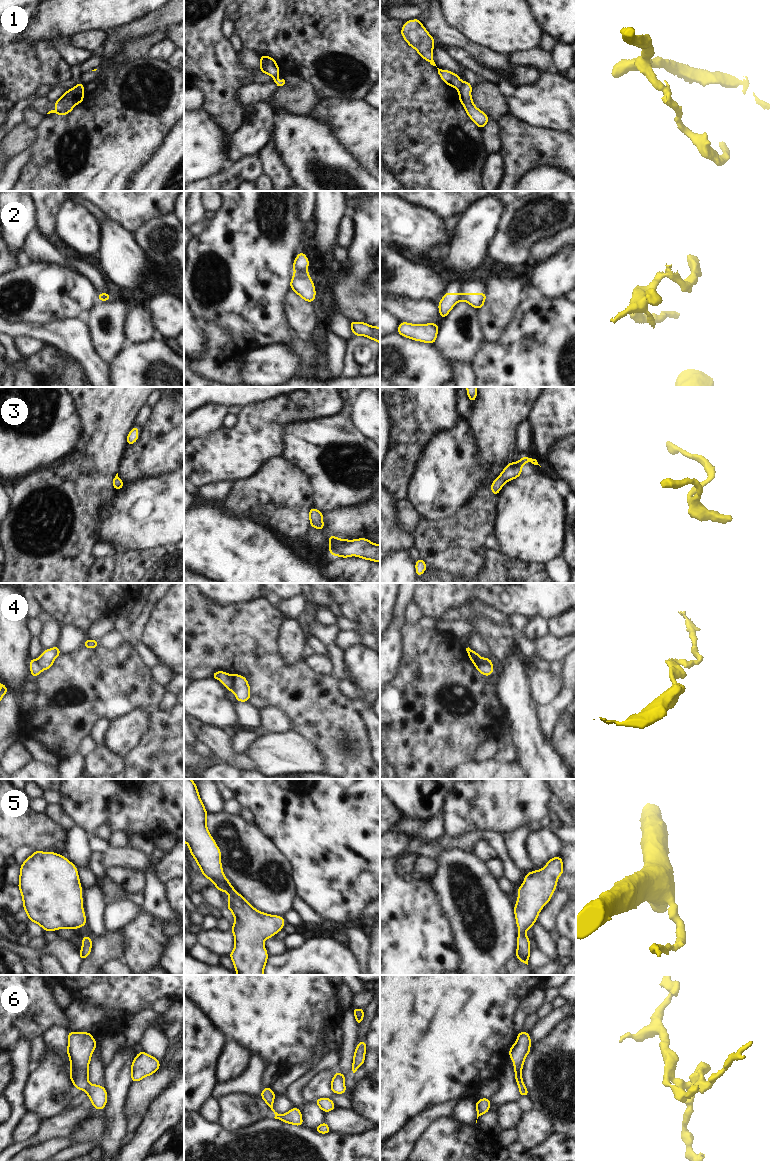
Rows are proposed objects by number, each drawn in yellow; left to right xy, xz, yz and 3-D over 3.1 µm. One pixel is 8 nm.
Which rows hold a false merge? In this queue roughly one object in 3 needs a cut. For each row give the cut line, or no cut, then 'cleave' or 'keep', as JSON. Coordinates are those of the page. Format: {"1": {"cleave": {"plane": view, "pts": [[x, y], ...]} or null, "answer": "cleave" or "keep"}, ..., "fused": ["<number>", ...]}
{"1": {"cleave": {"plane": "yz", "pts": [[462, 82], [457, 88]]}, "answer": "cleave"}, "2": {"cleave": {"plane": "xz", "pts": [[306, 270], [295, 273]]}, "answer": "cleave"}, "3": {"cleave": null, "answer": "keep"}, "4": {"cleave": {"plane": "yz", "pts": [[492, 665], [475, 666]]}, "answer": "cleave"}, "5": {"cleave": null, "answer": "keep"}, "6": {"cleave": null, "answer": "keep"}, "fused": ["1", "2", "4"]}

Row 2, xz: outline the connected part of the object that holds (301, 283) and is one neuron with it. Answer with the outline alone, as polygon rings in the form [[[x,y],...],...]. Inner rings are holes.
[[[298,271],[293,274],[290,281],[290,289],[292,289],[306,302],[312,303],[315,300],[316,288],[310,277],[310,274],[307,271]]]

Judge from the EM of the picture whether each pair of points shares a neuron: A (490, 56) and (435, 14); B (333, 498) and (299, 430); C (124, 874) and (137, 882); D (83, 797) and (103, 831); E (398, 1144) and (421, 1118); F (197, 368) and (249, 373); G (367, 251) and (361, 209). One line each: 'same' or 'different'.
A: same
B: same
C: same
D: different
E: same
F: different
G: same

